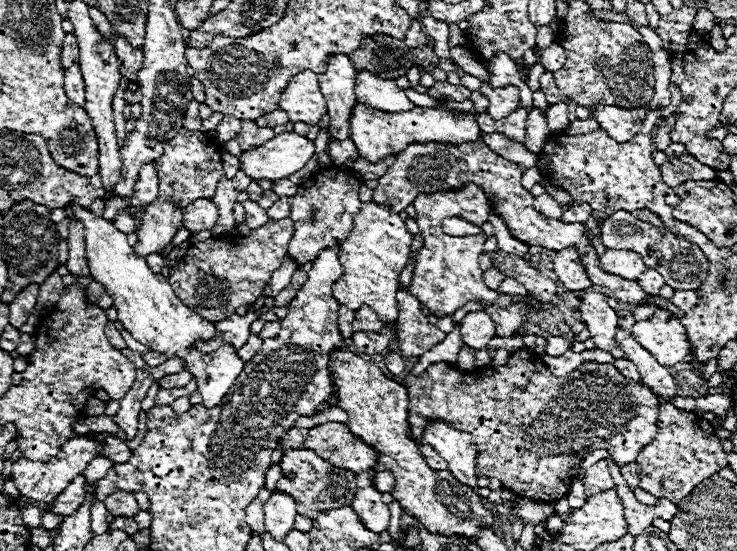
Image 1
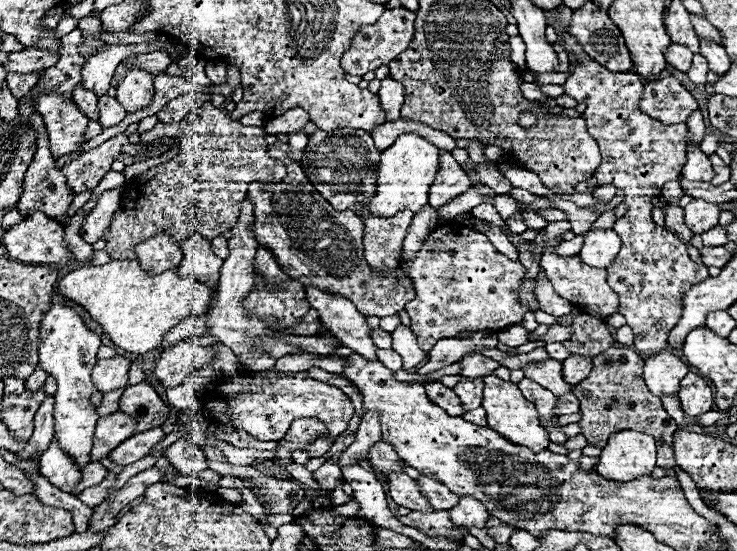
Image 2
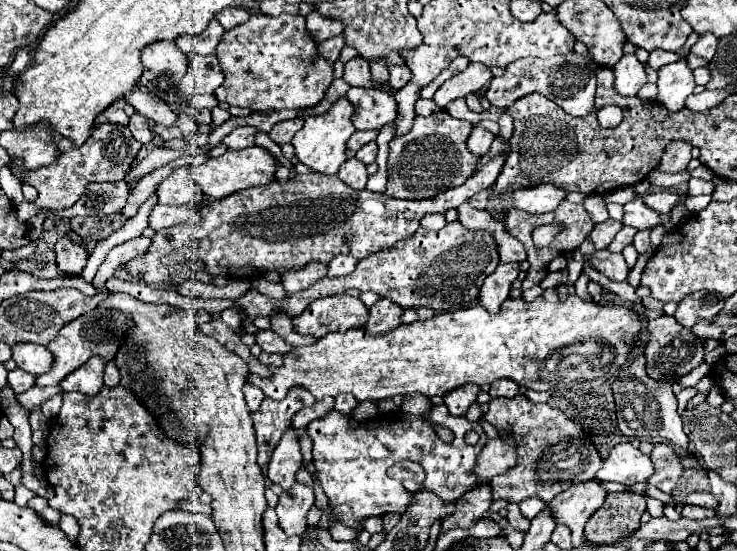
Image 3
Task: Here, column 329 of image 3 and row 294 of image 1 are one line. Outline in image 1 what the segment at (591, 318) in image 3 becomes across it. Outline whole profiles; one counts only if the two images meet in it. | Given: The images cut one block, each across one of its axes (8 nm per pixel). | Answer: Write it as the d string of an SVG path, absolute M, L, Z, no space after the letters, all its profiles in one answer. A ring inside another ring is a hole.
M364 202L352 220L354 228L340 244L340 264L344 266L344 274L334 284L334 298L340 304L346 304L350 310L358 310L362 304L366 304L382 322L394 322L398 318L396 286L408 260L412 234L408 232L404 220L398 214L392 214L388 204Z

